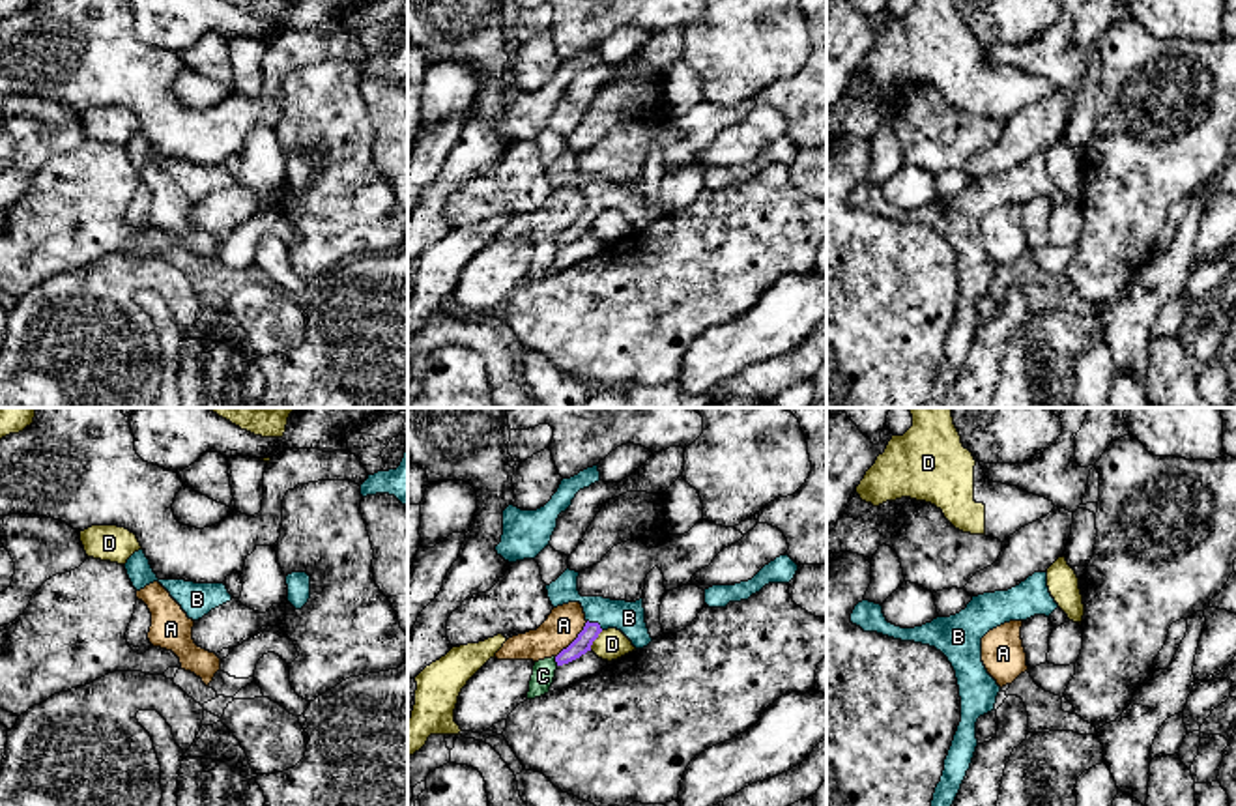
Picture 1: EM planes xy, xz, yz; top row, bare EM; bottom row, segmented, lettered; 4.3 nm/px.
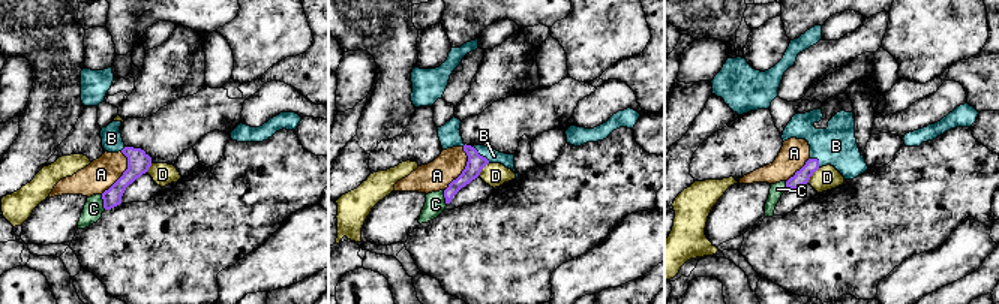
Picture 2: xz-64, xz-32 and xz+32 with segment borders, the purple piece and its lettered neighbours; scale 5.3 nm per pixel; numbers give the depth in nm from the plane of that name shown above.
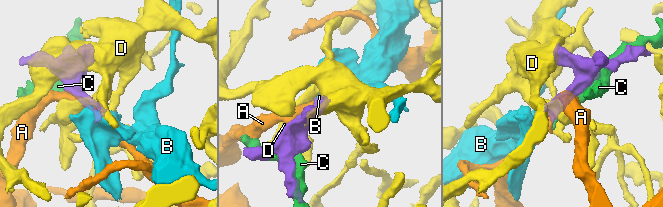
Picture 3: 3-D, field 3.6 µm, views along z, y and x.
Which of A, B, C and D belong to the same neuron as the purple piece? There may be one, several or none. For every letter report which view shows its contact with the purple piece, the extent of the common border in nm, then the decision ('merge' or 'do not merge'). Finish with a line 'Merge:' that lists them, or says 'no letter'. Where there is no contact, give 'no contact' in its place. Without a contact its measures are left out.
A: meets purple in xz; contact 220 nm long; do not merge
B: meets purple in xz; contact 80 nm long; merge
C: meets purple in xz; contact 40 nm long; do not merge
D: meets purple in xz; contact 110 nm long; do not merge
Merge: B

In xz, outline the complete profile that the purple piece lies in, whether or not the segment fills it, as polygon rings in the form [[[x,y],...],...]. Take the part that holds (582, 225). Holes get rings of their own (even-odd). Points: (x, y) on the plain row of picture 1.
[[[567,150],[555,163],[546,166],[553,189],[580,183],[587,202],[578,219],[555,237],[557,247],[568,245],[591,232],[593,223],[608,209],[621,211],[636,230],[643,230],[653,223],[645,204],[643,180],[626,183],[604,178],[582,178],[578,157],[580,153]]]

